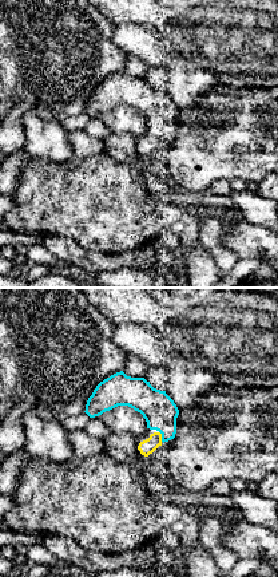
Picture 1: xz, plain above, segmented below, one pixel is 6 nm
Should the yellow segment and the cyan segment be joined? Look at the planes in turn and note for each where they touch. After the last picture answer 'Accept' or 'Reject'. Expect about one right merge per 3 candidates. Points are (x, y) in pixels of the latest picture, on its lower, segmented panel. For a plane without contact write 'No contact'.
Touches yellow at (161, 437)

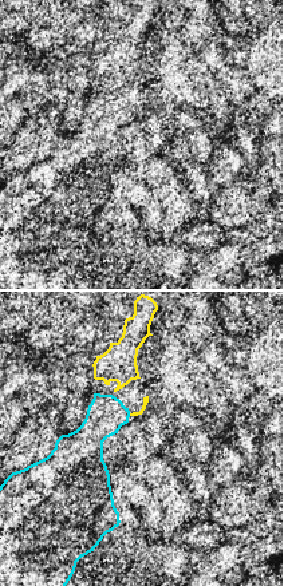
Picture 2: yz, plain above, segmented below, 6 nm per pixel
No contact

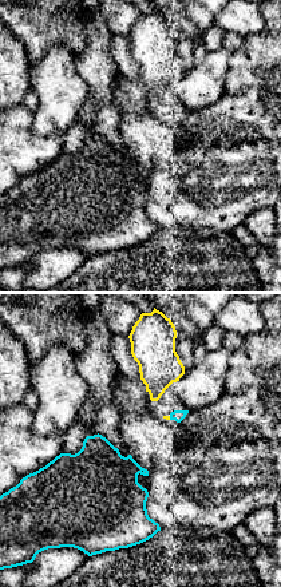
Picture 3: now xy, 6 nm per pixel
Touches yellow at (169, 417)

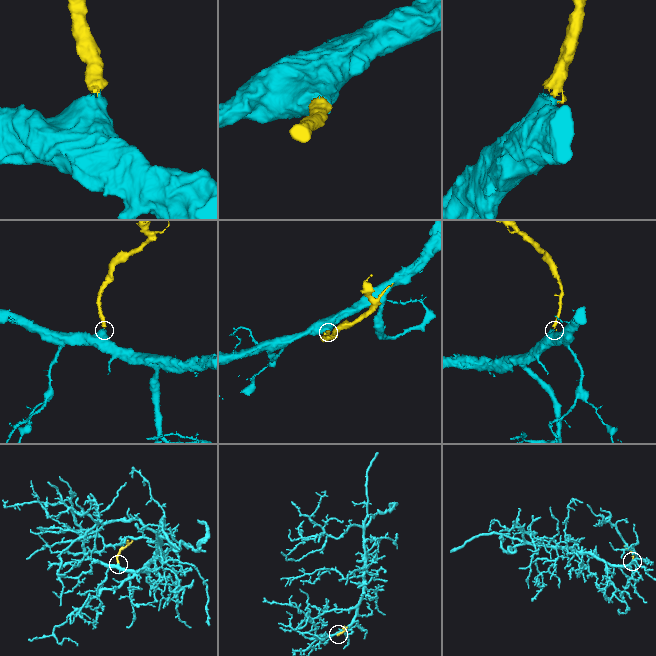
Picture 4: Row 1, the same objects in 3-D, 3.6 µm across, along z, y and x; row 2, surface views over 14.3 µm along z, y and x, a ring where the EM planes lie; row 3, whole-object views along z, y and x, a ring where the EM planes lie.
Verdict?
Accept

